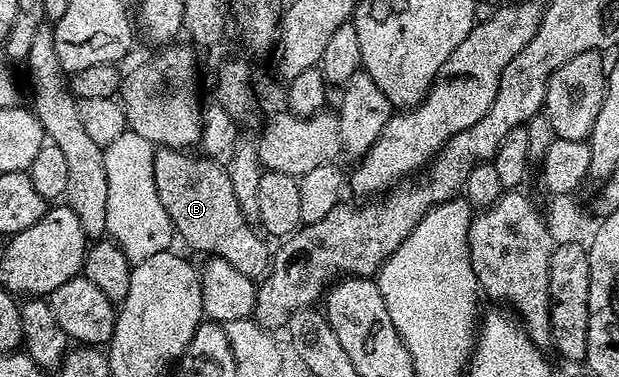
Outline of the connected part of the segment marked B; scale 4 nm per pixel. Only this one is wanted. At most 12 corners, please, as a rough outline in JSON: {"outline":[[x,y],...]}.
{"outline":[[156,148],[154,186],[175,235],[263,277],[269,241],[227,167]]}

